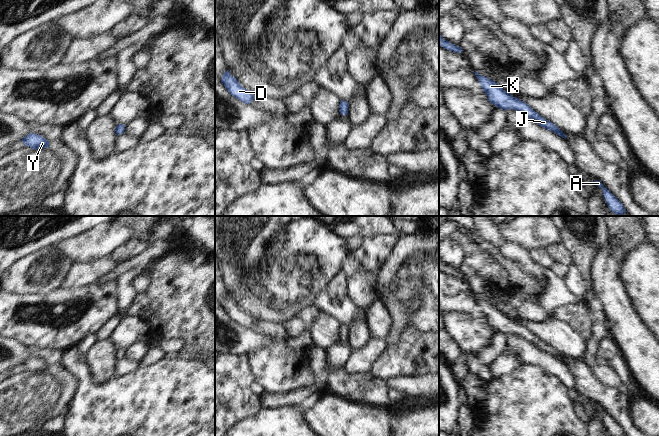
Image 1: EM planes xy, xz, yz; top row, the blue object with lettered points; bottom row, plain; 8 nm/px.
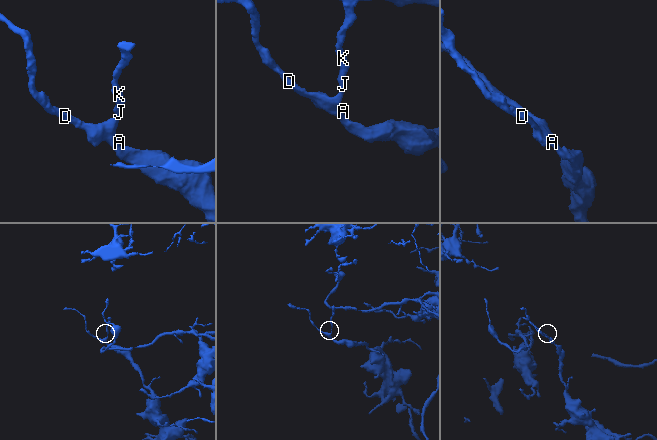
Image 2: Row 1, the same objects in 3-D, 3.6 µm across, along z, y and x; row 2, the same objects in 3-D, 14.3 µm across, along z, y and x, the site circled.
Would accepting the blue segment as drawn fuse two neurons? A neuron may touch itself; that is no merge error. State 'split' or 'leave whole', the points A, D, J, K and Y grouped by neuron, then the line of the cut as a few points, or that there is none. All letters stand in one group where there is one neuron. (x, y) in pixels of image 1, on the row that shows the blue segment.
leave whole; groups A D J K Y; cut none

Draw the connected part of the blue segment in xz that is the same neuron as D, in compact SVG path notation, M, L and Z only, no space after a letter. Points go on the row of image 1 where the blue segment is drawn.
M229 70L222 75L221 82L228 92L238 100L248 105L253 101L254 96L252 92L243 88L237 79L229 73Z

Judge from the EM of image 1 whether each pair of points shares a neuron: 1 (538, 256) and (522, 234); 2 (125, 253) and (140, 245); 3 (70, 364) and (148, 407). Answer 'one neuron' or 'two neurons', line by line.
1: two neurons
2: one neuron
3: one neuron

